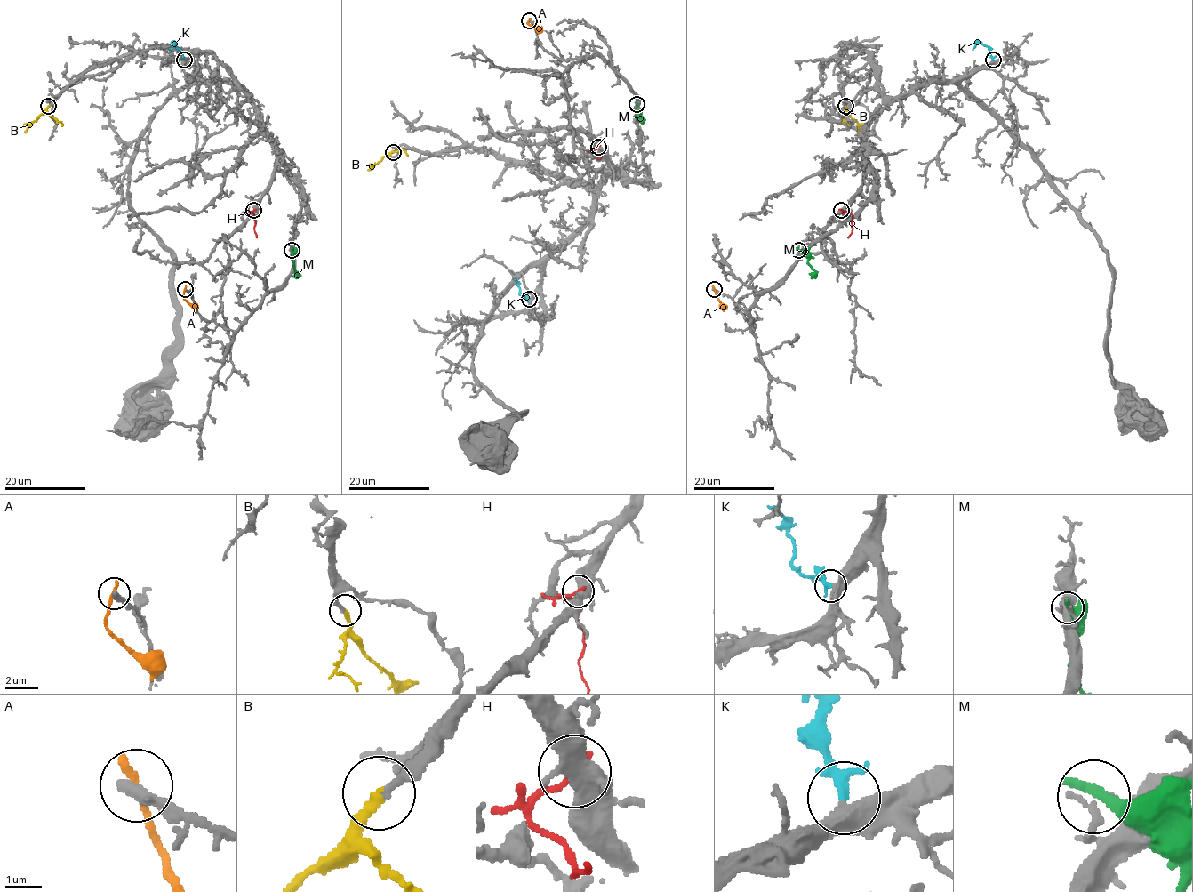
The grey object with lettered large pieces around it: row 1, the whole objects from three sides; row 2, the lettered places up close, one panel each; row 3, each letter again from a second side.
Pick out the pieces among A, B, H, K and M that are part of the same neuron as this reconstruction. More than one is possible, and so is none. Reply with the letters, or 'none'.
B, K

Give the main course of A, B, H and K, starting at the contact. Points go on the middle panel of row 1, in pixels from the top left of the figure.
A: (530, 20), (527, 23), (541, 32)
B: (393, 151), (376, 164), (370, 164)
H: (597, 148), (593, 152), (597, 158), (601, 154)
K: (529, 299), (519, 293), (516, 278)

